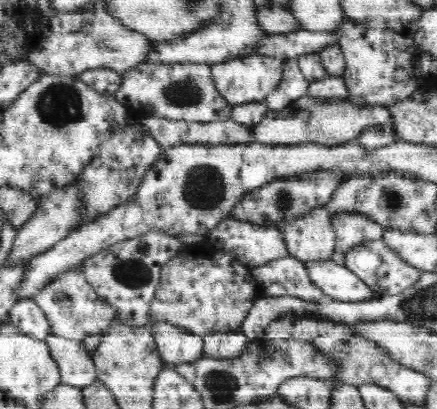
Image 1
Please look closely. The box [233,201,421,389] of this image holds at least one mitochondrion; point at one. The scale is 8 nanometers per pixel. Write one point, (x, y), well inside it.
(347, 350)

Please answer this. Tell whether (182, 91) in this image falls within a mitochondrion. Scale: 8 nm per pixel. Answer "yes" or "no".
yes

